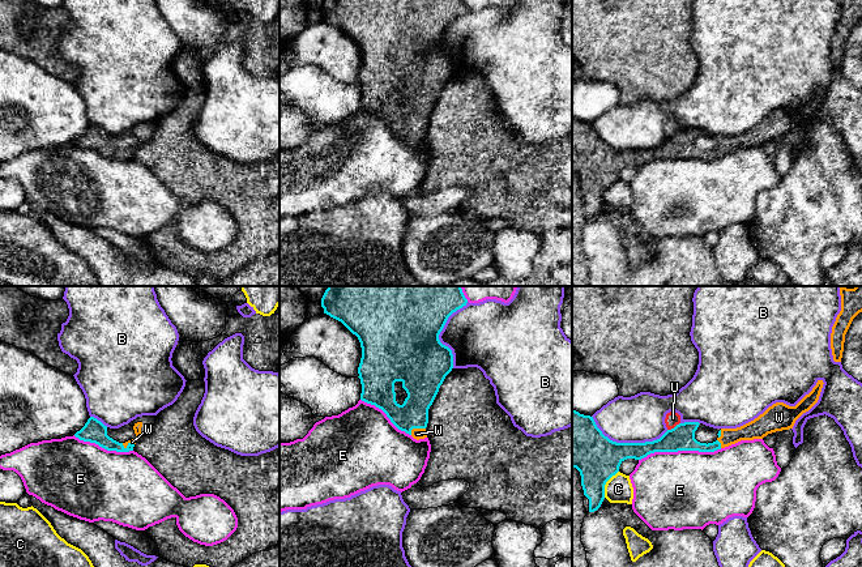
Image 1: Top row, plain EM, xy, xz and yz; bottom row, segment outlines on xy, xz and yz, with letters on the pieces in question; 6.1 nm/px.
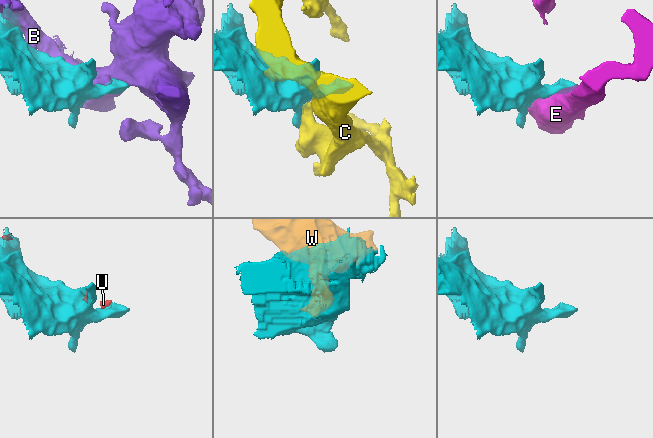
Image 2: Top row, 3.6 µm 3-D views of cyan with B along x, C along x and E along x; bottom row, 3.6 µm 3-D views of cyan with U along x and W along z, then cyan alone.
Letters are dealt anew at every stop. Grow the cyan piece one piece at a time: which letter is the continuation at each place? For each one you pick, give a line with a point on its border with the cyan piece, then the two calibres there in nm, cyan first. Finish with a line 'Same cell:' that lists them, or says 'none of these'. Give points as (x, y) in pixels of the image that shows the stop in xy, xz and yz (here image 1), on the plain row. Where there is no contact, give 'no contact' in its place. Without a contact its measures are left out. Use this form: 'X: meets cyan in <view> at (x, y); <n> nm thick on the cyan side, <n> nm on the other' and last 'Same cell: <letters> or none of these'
W: meets cyan in xz at (415, 135); 190 nm thick on the cyan side, 70 nm on the other
Same cell: W

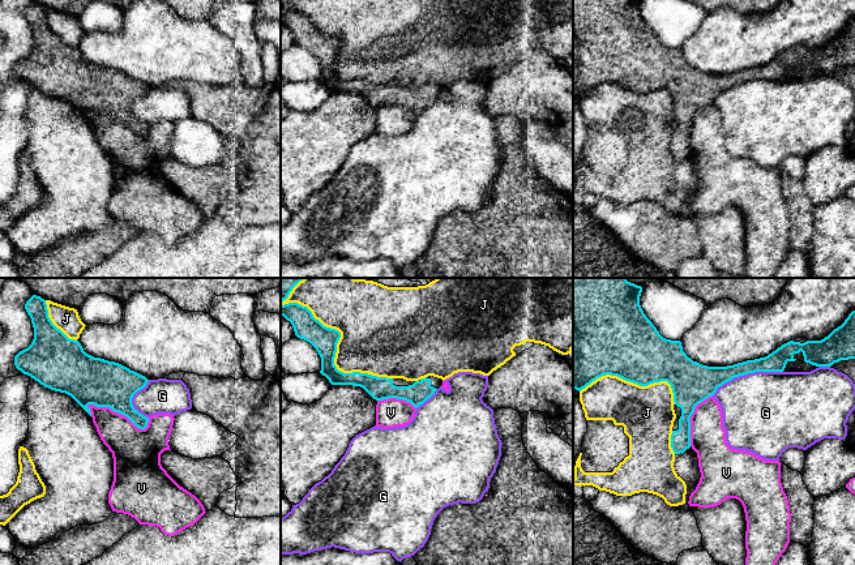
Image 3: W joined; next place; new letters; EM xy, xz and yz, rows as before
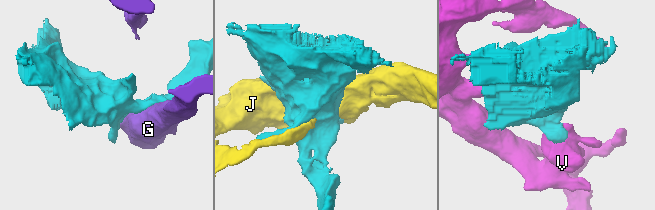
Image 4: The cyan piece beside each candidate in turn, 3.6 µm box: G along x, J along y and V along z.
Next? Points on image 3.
Same cell: none of these

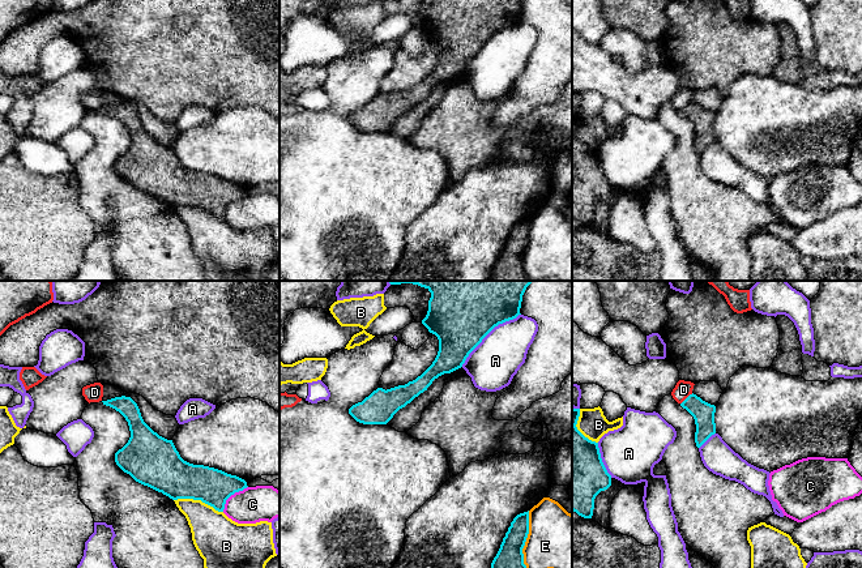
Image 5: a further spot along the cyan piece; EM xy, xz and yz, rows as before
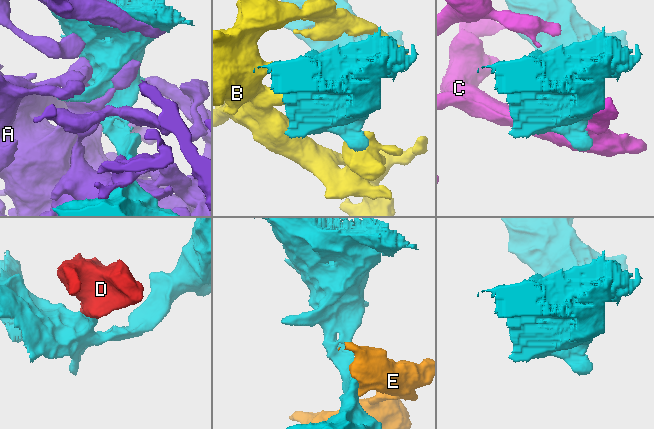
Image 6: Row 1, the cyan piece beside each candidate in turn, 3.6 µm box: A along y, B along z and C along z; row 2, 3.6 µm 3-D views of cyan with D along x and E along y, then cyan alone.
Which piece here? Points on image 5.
Same cell: none of these

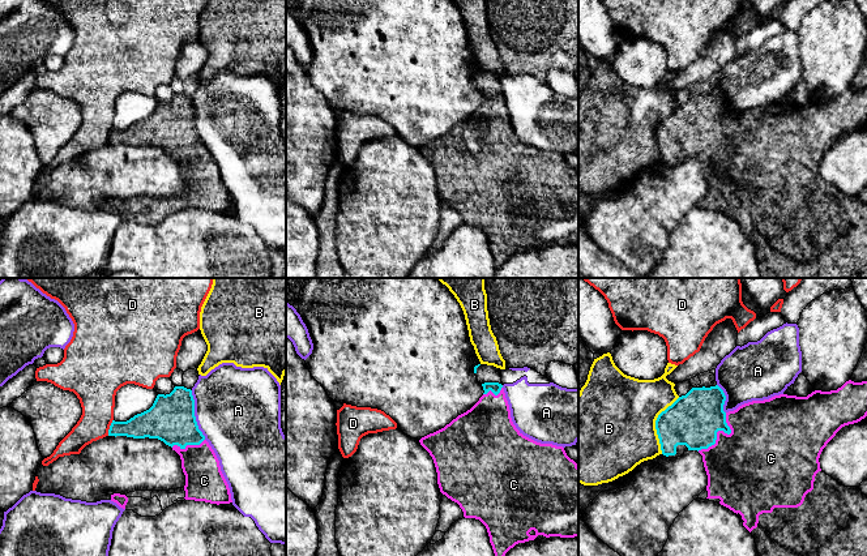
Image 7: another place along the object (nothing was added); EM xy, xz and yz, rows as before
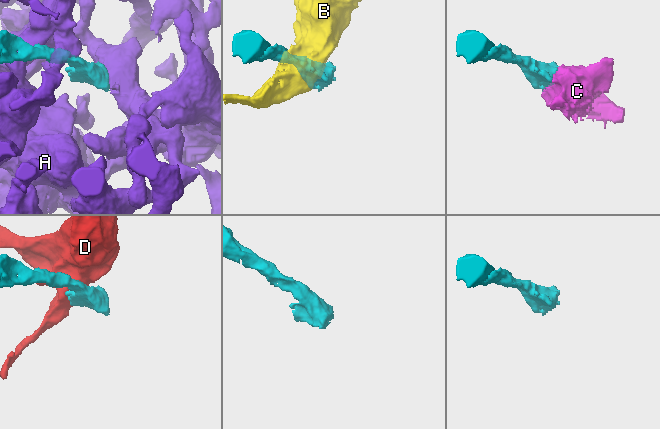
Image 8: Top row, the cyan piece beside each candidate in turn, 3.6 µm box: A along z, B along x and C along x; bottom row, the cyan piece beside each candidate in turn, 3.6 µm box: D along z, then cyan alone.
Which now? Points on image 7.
C: meets cyan in yz at (720, 137); 320 nm thick on the cyan side, 400 nm on the other
Same cell: C

